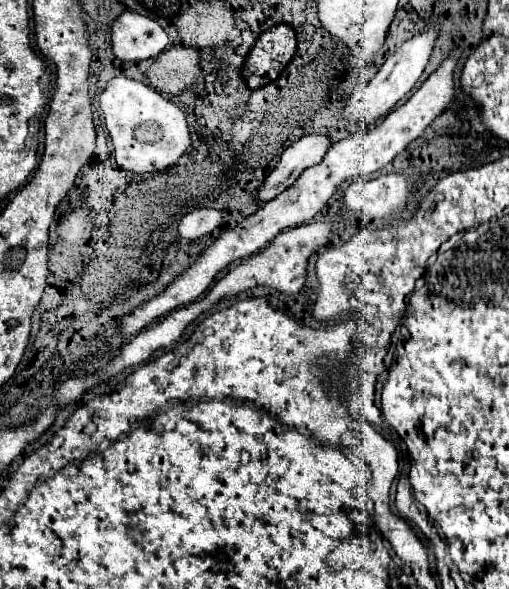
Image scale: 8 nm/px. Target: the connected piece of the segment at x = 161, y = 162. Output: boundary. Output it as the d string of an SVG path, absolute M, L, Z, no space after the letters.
M126 76L112 78L100 94L104 122L114 142L114 158L120 168L136 174L172 166L190 146L190 132L184 112L150 86Z

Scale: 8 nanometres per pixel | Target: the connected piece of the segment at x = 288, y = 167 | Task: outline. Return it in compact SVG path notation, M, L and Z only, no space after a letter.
M310 134L300 138L298 142L290 144L276 168L266 176L262 186L254 194L256 204L264 204L284 192L288 186L294 184L294 180L310 166L318 164L324 154L330 148L330 140L326 134Z

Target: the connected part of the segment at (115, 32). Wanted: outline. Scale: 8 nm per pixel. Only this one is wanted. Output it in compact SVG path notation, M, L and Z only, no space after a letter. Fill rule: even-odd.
M124 12L114 20L110 38L114 56L128 62L156 58L168 46L168 34L162 26L136 12Z

